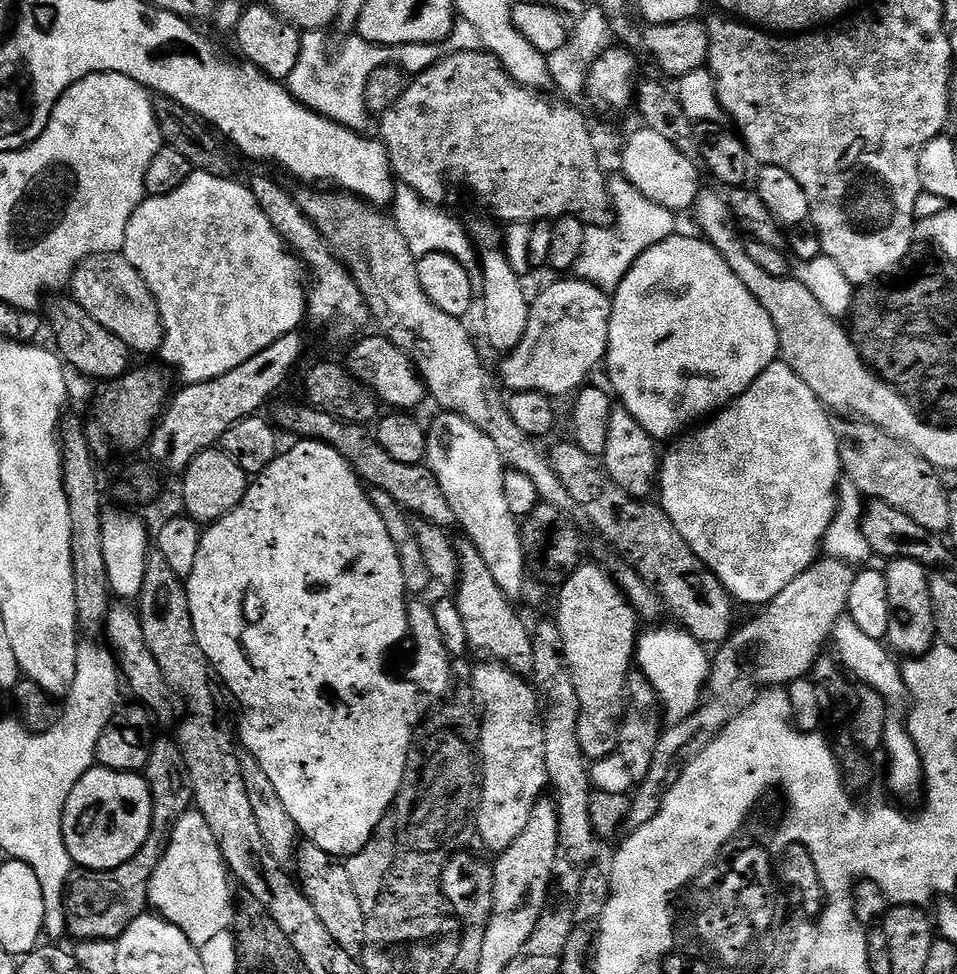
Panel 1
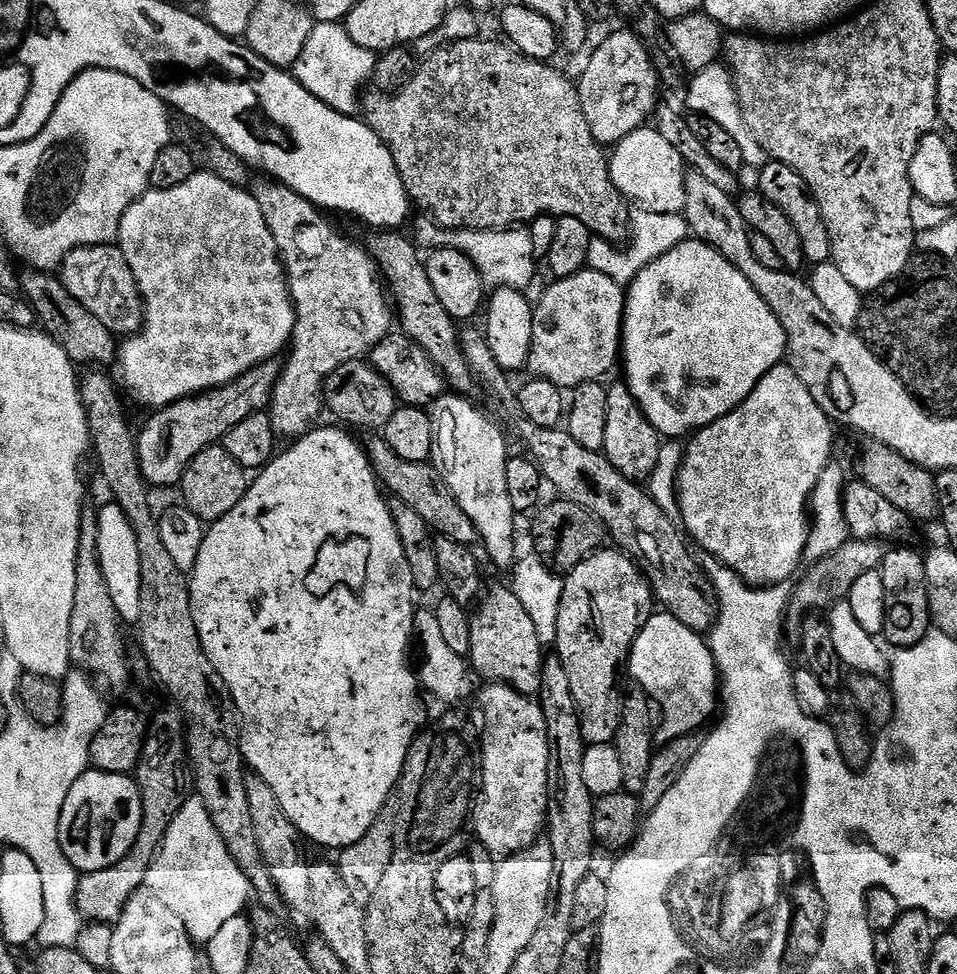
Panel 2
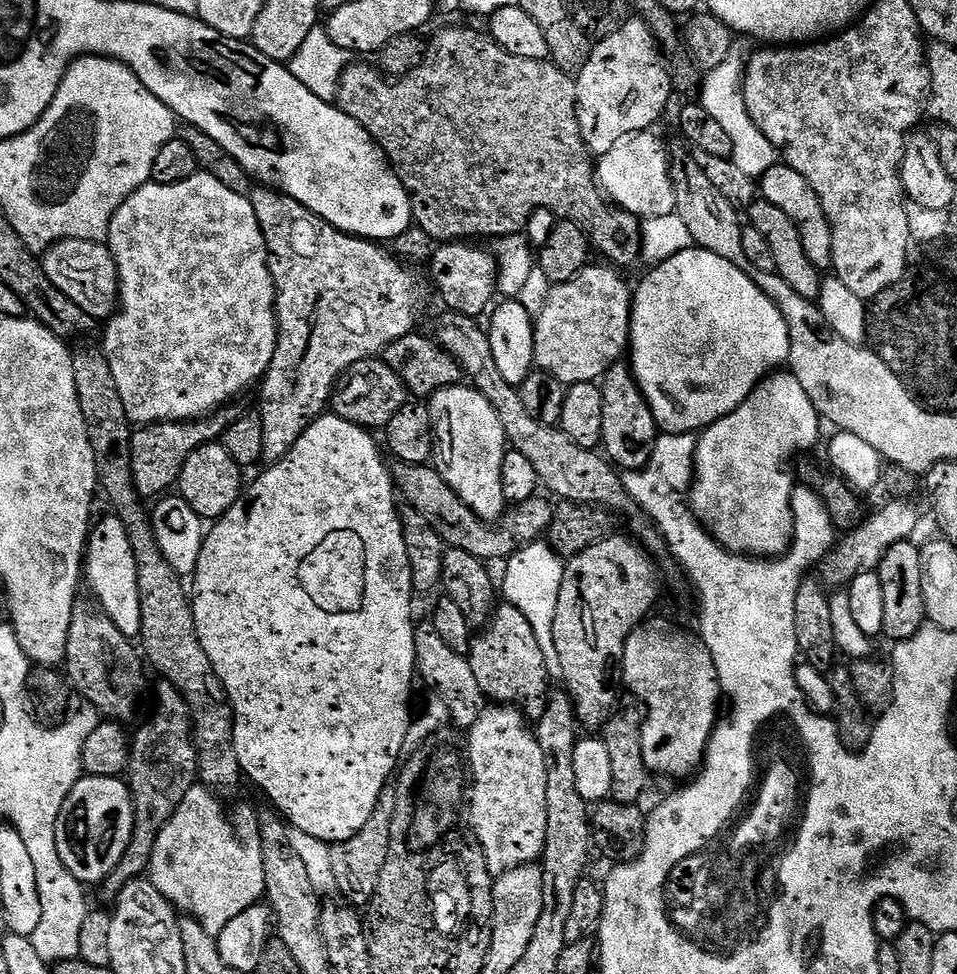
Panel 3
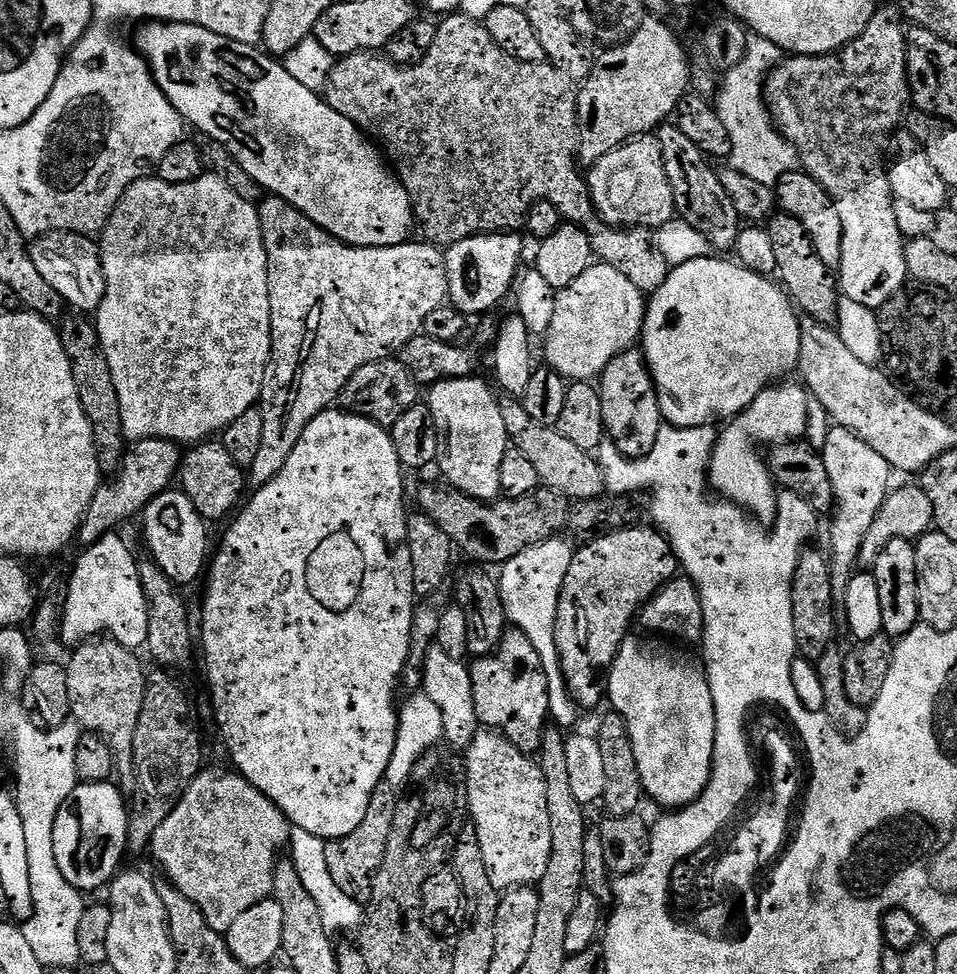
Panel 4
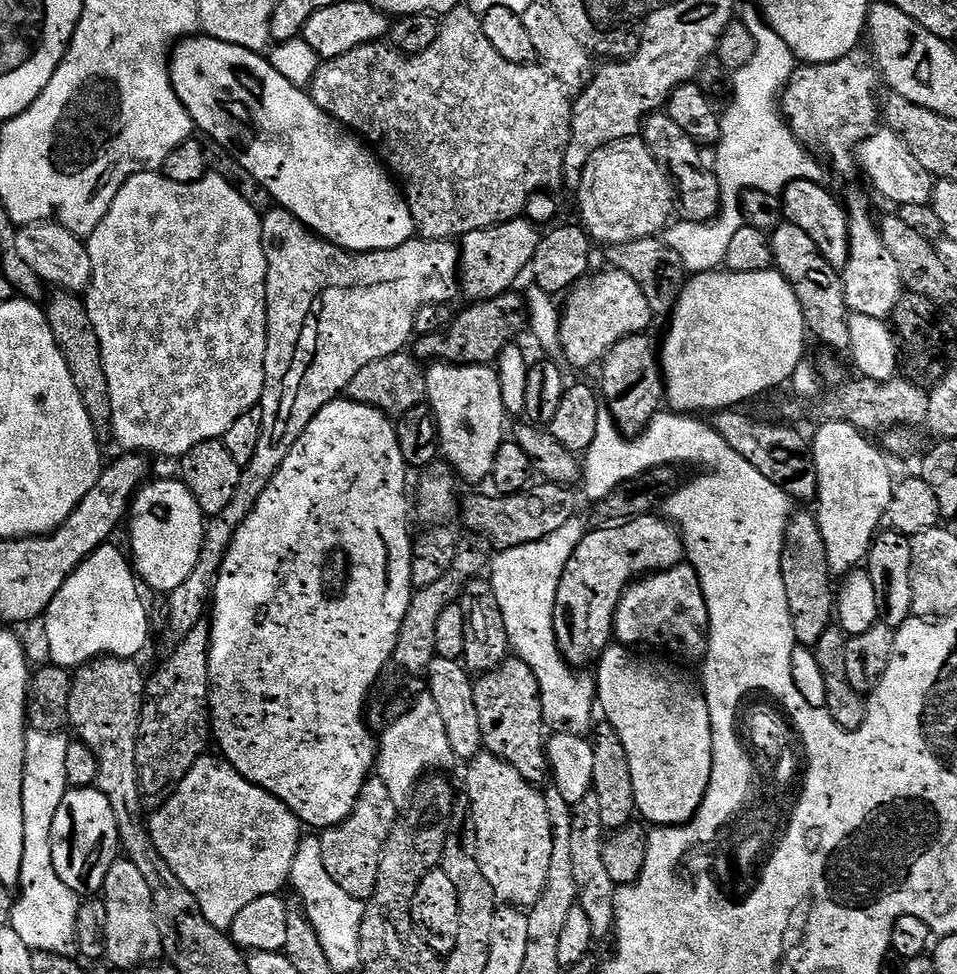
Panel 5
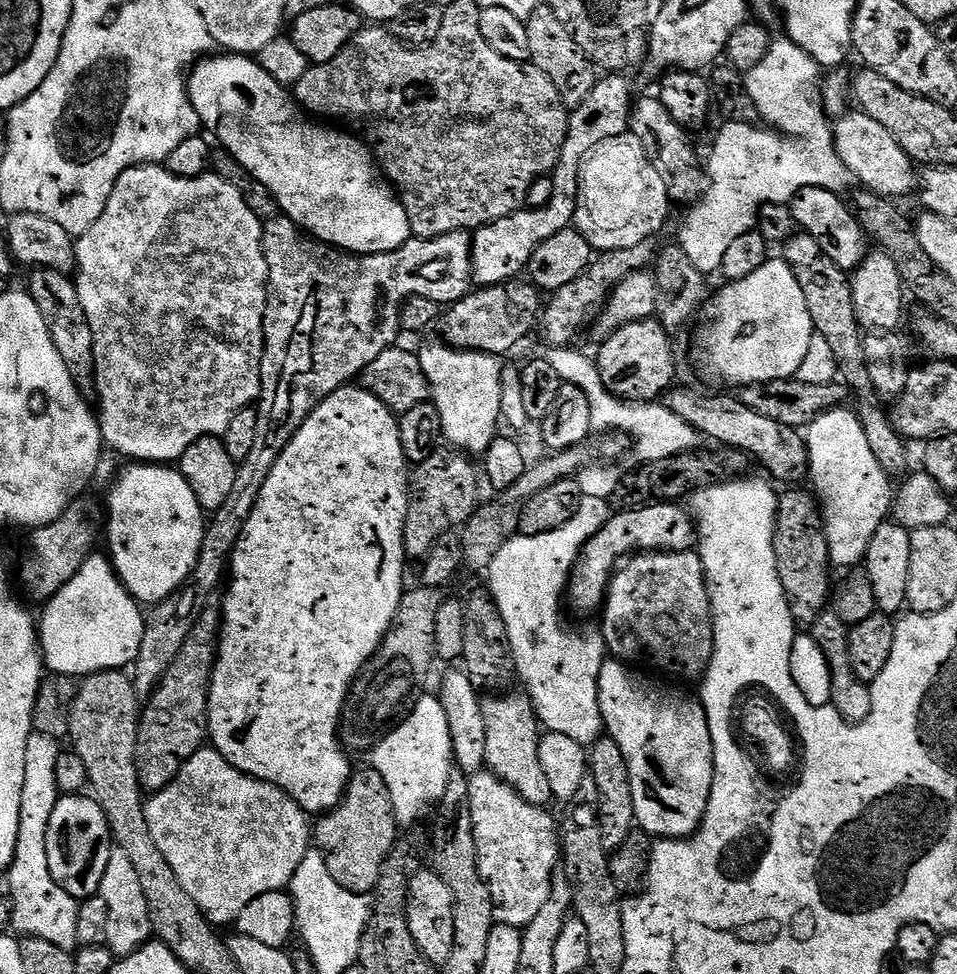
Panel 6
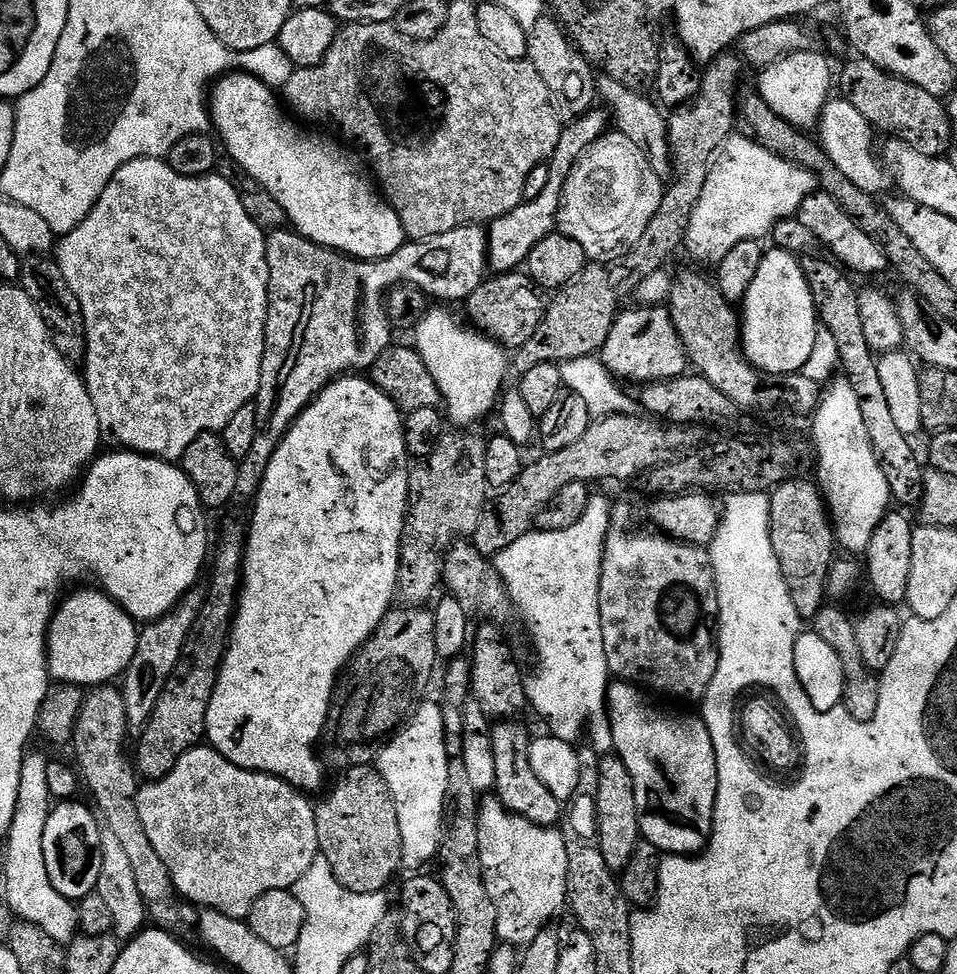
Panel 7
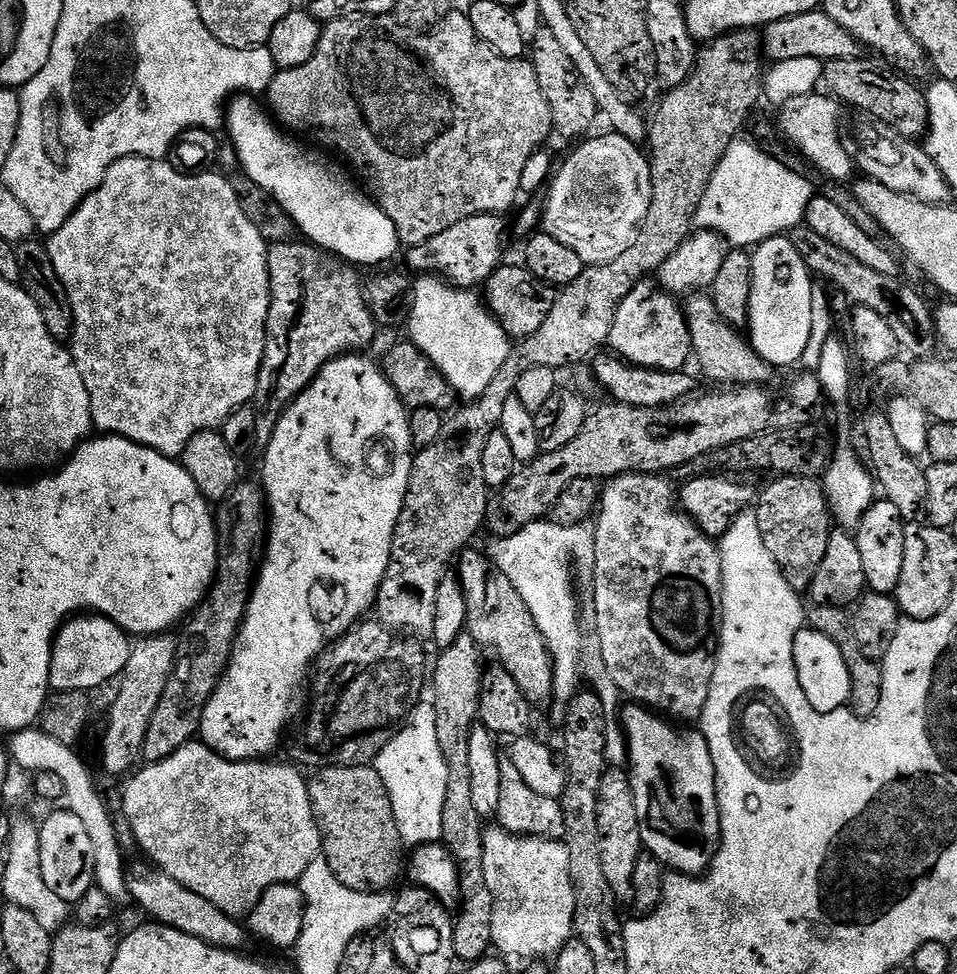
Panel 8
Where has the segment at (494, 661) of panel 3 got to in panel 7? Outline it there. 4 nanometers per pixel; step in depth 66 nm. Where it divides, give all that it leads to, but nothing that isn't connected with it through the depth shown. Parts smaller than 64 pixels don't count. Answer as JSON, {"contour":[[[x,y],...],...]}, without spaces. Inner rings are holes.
{"contour":[[[515,719],[501,720],[492,725],[492,741],[494,742],[494,778],[495,795],[514,814],[526,818],[543,828],[559,825],[562,820],[562,801],[554,798],[550,790],[534,775],[528,757],[530,735]]]}

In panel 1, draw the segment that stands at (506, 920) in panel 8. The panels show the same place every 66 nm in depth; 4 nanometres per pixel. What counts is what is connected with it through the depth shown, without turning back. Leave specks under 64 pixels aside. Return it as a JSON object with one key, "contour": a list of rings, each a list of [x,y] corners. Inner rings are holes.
{"contour":[[[484,662],[488,664],[480,664],[476,668],[476,673],[472,676],[472,684],[476,687],[476,692],[480,695],[479,707],[482,709],[480,716],[480,762],[482,765],[482,787],[480,789],[480,807],[476,809],[475,831],[478,833],[478,840],[481,840],[488,848],[493,848],[493,853],[499,854],[505,852],[507,848],[518,838],[518,834],[522,834],[522,830],[526,830],[526,822],[530,822],[530,814],[534,810],[534,806],[545,795],[546,789],[549,787],[548,770],[545,768],[546,762],[546,742],[544,741],[544,727],[540,724],[540,697],[537,689],[528,685],[529,681],[525,677],[518,675],[507,668],[506,665],[499,662]]]}

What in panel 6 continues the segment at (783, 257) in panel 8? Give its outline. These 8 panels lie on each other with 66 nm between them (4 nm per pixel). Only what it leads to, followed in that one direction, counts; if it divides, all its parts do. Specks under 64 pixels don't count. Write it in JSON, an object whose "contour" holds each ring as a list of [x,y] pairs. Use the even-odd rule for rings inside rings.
{"contour":[[[782,258],[769,260],[750,278],[734,280],[723,285],[720,293],[711,297],[706,308],[708,321],[697,327],[696,360],[700,368],[716,384],[729,384],[729,389],[739,390],[749,384],[769,384],[775,380],[791,380],[797,375],[799,367],[805,361],[806,352],[814,329],[810,310],[806,310],[806,294],[802,294],[802,286],[798,286],[798,278],[794,278],[794,270]]]}

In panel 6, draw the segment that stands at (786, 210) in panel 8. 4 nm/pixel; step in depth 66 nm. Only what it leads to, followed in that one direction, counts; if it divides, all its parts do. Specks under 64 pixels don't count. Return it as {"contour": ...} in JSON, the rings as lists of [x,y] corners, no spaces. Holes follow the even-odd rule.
{"contour":[[[756,124],[723,125],[725,128],[716,136],[716,145],[712,148],[708,160],[706,156],[706,191],[702,199],[687,209],[688,217],[680,228],[678,243],[686,250],[686,258],[698,266],[705,274],[719,273],[722,266],[722,254],[726,254],[730,242],[742,234],[753,231],[757,227],[760,208],[763,204],[787,204],[791,202],[803,188],[825,188],[837,194],[850,181],[850,173],[846,162],[838,154],[835,143],[831,139],[821,144],[807,144],[804,140],[791,140],[788,136],[775,136],[772,132],[763,132]]]}

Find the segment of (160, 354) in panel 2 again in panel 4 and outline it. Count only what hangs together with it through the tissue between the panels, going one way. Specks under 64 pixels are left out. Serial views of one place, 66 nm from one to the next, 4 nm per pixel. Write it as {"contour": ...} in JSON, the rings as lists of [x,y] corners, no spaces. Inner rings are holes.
{"contour":[[[205,174],[189,184],[167,184],[159,178],[145,178],[130,185],[123,198],[116,203],[111,218],[102,229],[98,247],[106,278],[106,294],[94,313],[94,323],[106,354],[106,362],[110,362],[114,390],[118,390],[118,406],[122,410],[125,437],[129,441],[158,438],[172,440],[181,446],[192,446],[215,437],[212,436],[215,432],[216,435],[223,433],[230,422],[234,422],[234,418],[257,407],[272,358],[268,255],[257,205],[238,198],[238,194],[234,194],[226,182],[211,174]]]}

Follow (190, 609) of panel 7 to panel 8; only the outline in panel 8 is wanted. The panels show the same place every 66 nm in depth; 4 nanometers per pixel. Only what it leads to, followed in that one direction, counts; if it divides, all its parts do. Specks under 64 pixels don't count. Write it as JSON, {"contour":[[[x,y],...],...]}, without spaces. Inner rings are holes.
{"contour":[[[161,634],[141,636],[132,645],[130,658],[119,674],[120,689],[108,712],[108,725],[100,740],[100,764],[112,776],[127,777],[141,763],[146,730],[150,730],[150,718],[154,718],[154,710],[158,710],[162,690],[166,690],[166,682],[170,682],[170,674],[176,665],[177,643],[175,635]]]}

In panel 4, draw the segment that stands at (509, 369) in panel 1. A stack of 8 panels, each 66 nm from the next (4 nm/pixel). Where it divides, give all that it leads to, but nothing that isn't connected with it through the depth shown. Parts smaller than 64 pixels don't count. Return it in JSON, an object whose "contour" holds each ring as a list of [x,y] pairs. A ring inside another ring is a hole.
{"contour":[[[594,262],[576,281],[570,282],[570,286],[559,289],[556,293],[556,305],[554,306],[554,318],[550,321],[549,330],[542,337],[544,343],[544,356],[547,367],[553,368],[559,376],[563,376],[569,382],[592,382],[599,378],[609,362],[618,354],[627,352],[641,339],[644,331],[644,310],[646,296],[621,274],[614,270],[614,266],[603,262]]]}

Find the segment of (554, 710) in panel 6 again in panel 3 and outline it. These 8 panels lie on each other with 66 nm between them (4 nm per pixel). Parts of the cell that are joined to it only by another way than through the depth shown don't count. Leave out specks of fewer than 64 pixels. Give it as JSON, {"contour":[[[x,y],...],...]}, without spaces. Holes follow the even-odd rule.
{"contour":[[[537,542],[525,545],[515,555],[509,557],[504,566],[506,567],[506,572],[504,574],[504,584],[502,580],[503,597],[507,603],[512,604],[525,615],[526,620],[530,622],[530,626],[534,629],[543,657],[550,662],[554,662],[557,658],[557,648],[554,646],[553,624],[554,614],[557,610],[558,591],[561,590],[561,582],[564,577],[564,565],[563,559],[557,556],[546,542]]]}

